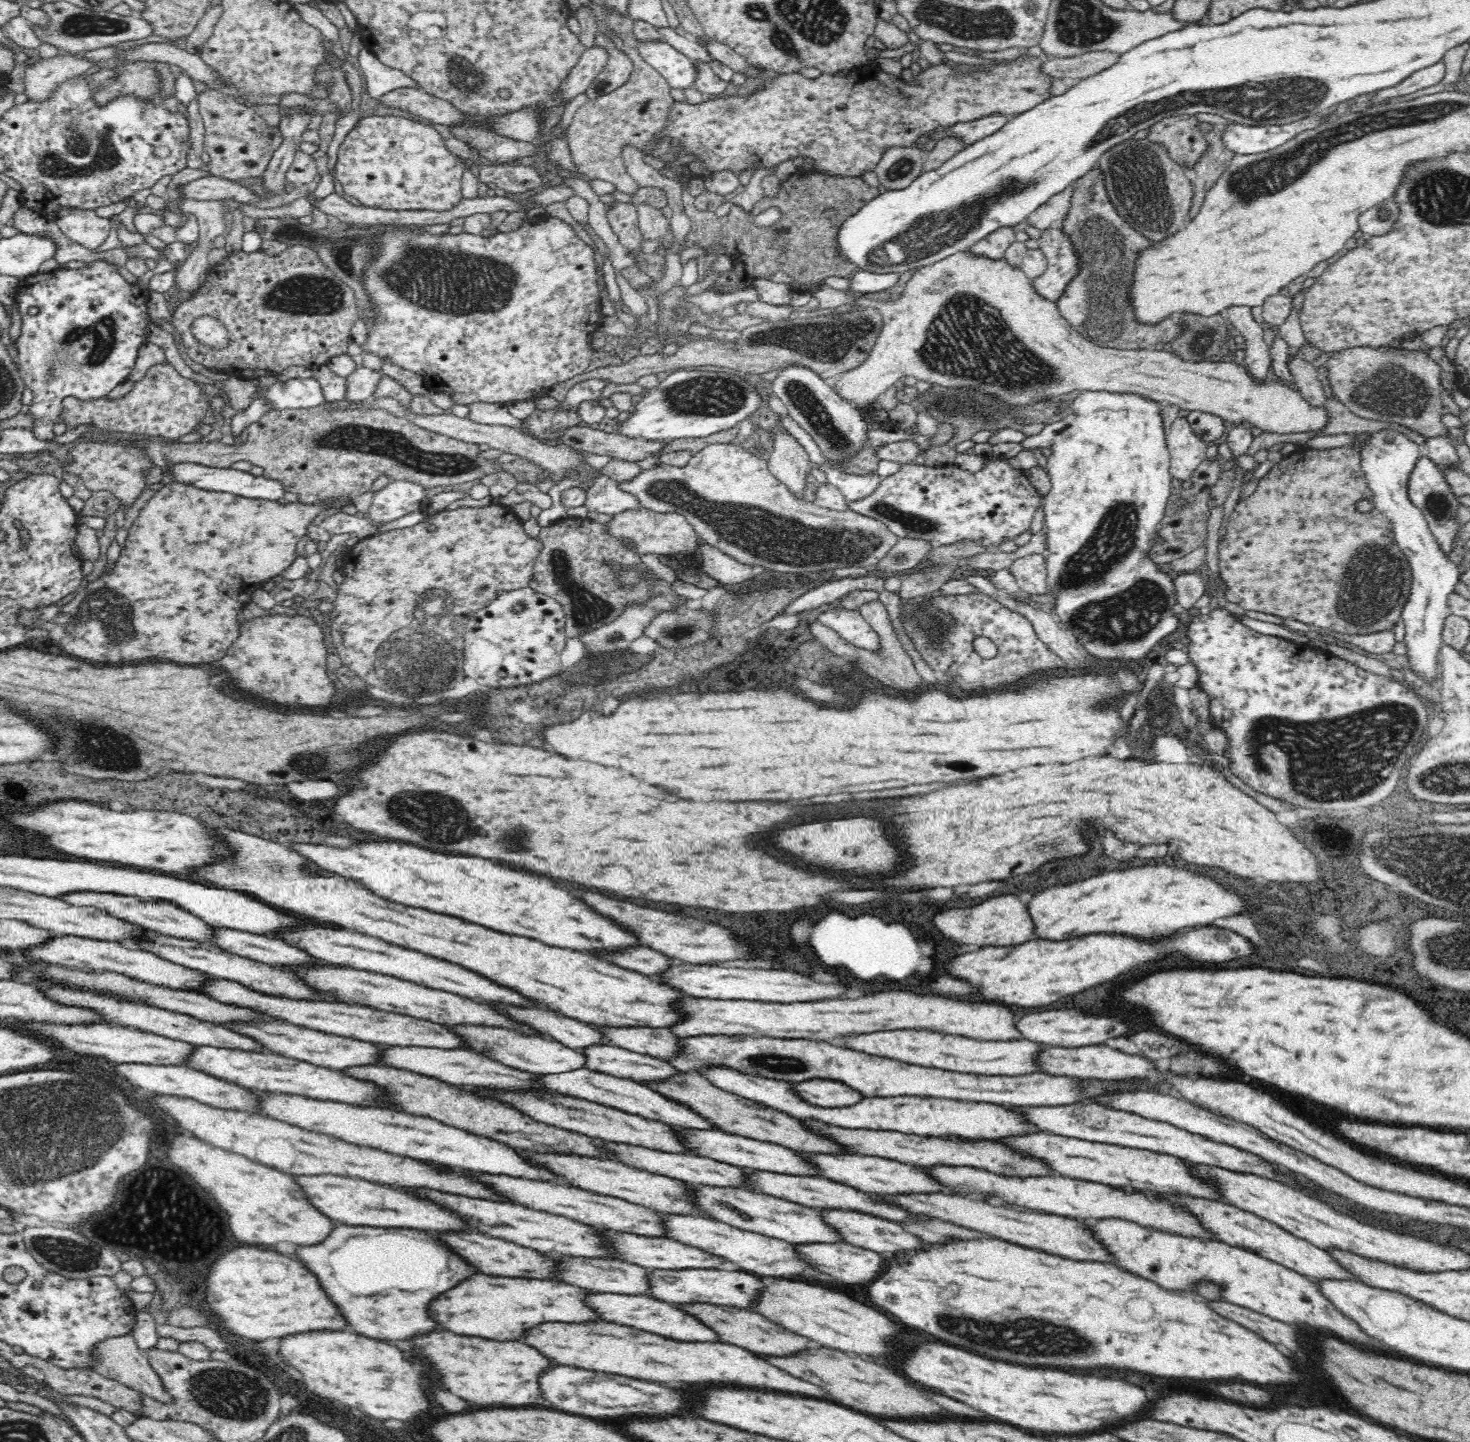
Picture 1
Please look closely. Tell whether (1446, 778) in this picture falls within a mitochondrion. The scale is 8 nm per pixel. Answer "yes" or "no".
yes

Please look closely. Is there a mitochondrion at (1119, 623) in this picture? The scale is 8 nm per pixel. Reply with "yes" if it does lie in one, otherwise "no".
yes

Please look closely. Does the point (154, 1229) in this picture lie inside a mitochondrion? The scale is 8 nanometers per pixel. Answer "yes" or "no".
yes

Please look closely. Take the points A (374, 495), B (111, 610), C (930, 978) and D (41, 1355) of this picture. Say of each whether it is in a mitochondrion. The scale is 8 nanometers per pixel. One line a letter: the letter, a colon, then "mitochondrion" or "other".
A: other
B: mitochondrion
C: other
D: other

